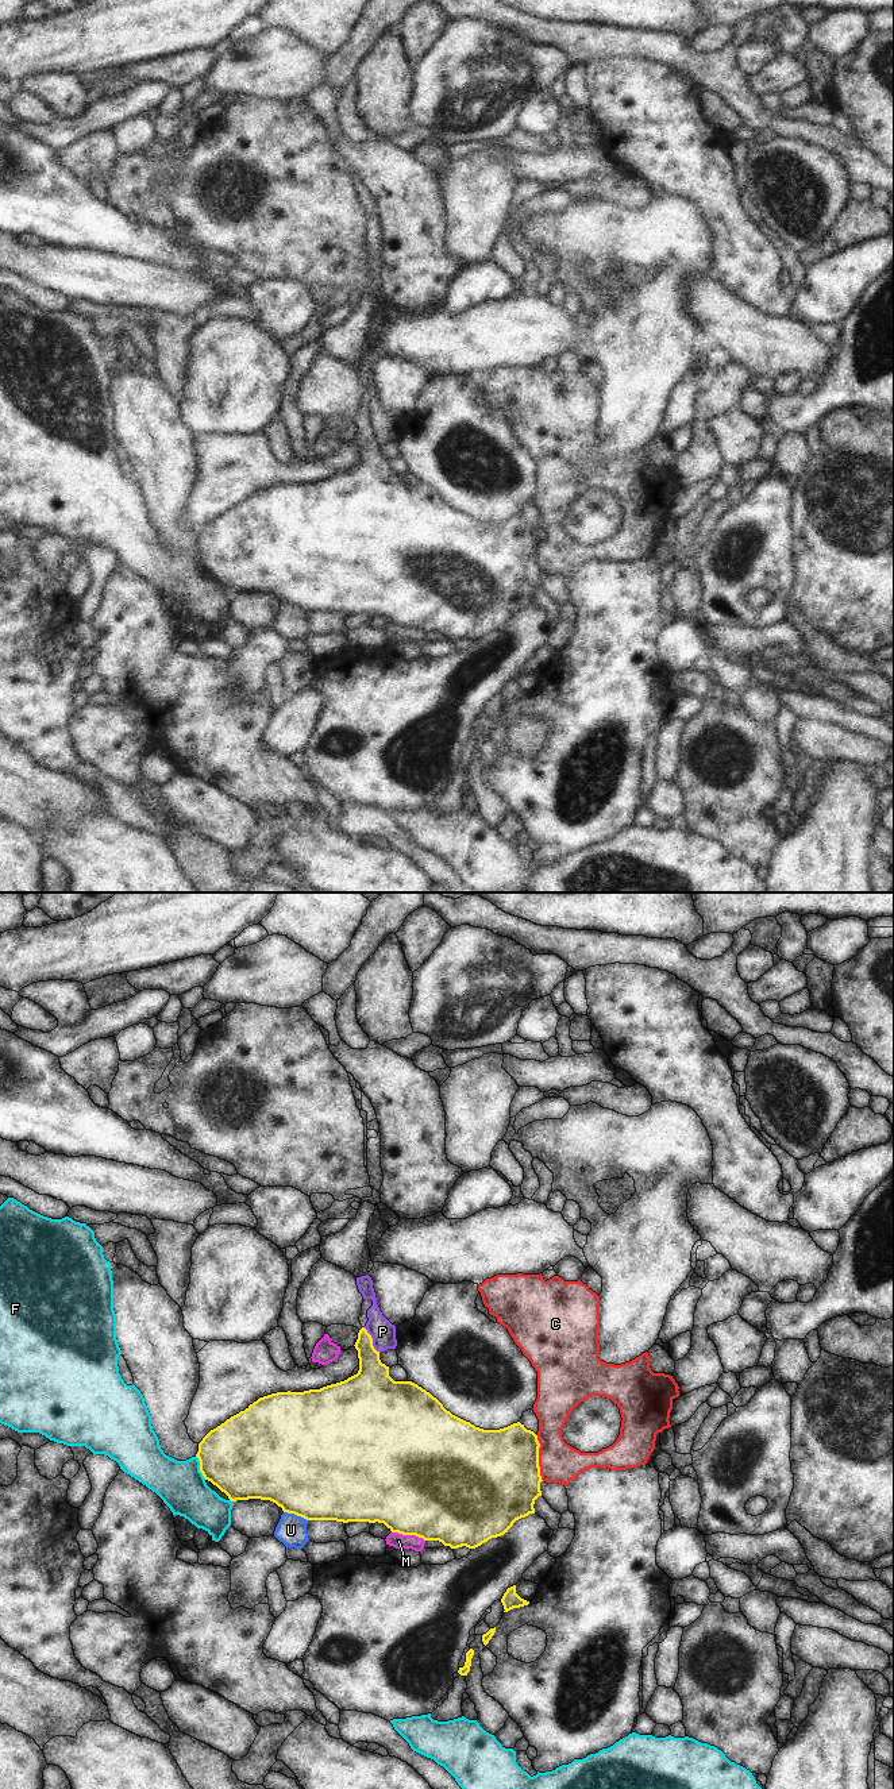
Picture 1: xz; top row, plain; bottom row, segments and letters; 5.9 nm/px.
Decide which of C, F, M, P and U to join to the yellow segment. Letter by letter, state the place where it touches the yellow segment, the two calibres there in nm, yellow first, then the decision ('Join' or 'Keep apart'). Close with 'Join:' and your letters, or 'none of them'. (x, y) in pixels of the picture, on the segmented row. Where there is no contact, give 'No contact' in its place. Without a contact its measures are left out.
C: Touches yellow at xz (538, 1458). Thickness 480 nm (yellow) against 240 nm. Keep apart
F: Touches yellow at xz (200, 1468). Thickness 460 nm (yellow) against 280 nm. Keep apart
M: Touches yellow at xz (408, 1534). Thickness 500 nm (yellow) against 90 nm. Keep apart
P: Touches yellow at xz (372, 1341). Thickness 220 nm (yellow) against 150 nm. Keep apart
U: Touches yellow at xz (296, 1514). Thickness 500 nm (yellow) against 180 nm. Keep apart
Join: none of them

